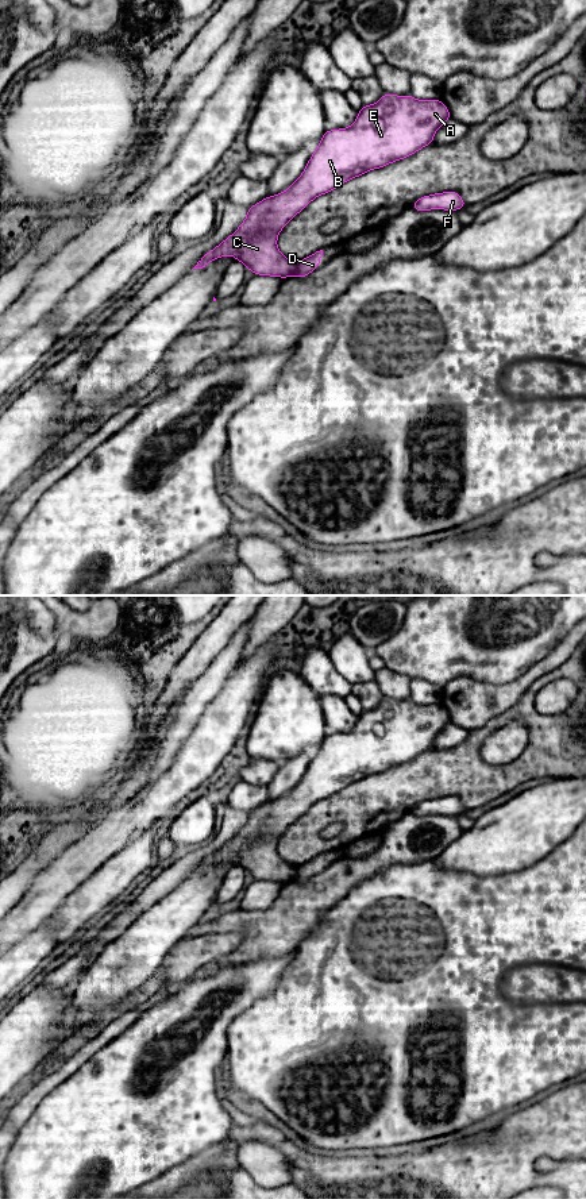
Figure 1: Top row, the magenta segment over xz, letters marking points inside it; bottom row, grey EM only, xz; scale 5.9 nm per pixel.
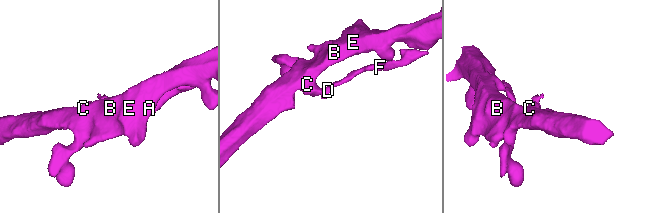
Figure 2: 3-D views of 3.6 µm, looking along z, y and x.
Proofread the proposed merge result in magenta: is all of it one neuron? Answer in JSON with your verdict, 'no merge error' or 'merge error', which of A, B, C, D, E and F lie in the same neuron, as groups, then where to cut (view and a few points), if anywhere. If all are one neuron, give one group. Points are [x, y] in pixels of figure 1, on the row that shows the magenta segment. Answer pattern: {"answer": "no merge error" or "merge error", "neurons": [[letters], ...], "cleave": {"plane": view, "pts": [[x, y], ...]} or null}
{"answer": "merge error", "neurons": [["A", "B", "C", "E"], ["D", "F"]], "cleave": {"plane": "xz", "pts": [[296, 262], [293, 273]]}}

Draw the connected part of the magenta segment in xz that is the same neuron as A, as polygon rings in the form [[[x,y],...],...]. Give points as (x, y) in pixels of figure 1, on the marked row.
[[[383,93],[375,104],[358,111],[352,126],[325,130],[290,188],[247,208],[247,216],[238,230],[205,252],[193,269],[232,255],[255,275],[292,277],[296,262],[277,247],[286,223],[317,196],[432,144],[435,132],[450,119],[450,111],[440,99],[417,100],[410,95]]]

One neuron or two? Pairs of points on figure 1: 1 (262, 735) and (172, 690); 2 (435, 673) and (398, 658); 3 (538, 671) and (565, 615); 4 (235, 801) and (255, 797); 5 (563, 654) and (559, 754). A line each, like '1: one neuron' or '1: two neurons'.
1: two neurons
2: one neuron
3: two neurons
4: one neuron
5: two neurons

